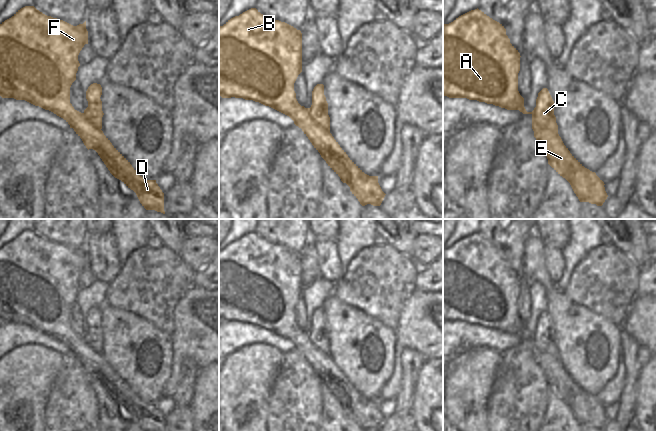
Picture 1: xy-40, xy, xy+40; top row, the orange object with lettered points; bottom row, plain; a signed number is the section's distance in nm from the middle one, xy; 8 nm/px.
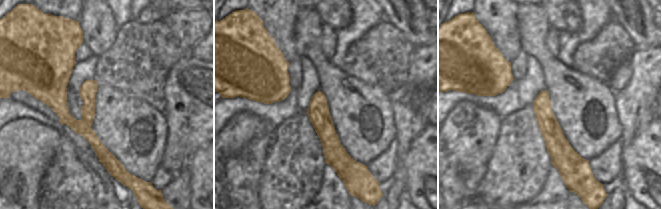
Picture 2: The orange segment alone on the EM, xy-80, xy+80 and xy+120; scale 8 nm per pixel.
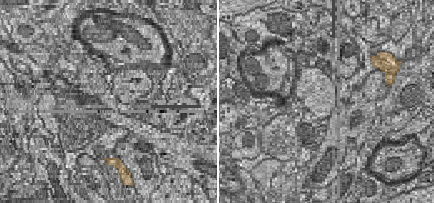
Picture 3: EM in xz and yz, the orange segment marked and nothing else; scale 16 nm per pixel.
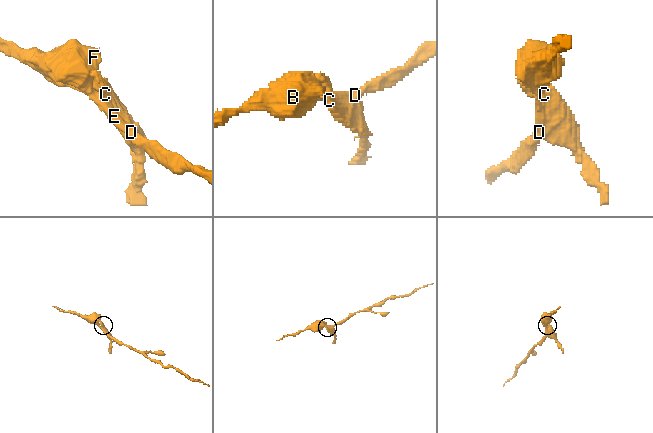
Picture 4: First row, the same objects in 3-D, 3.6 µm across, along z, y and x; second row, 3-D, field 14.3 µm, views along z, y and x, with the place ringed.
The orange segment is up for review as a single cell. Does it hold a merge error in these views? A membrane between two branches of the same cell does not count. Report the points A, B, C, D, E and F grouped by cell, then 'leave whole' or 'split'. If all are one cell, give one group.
A B D E F / C; split

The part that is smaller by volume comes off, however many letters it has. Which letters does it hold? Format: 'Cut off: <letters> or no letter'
Cut off: C

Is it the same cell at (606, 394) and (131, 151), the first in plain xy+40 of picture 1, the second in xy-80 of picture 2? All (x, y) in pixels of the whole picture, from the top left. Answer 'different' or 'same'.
different

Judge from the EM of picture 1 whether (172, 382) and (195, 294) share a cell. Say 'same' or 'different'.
same

